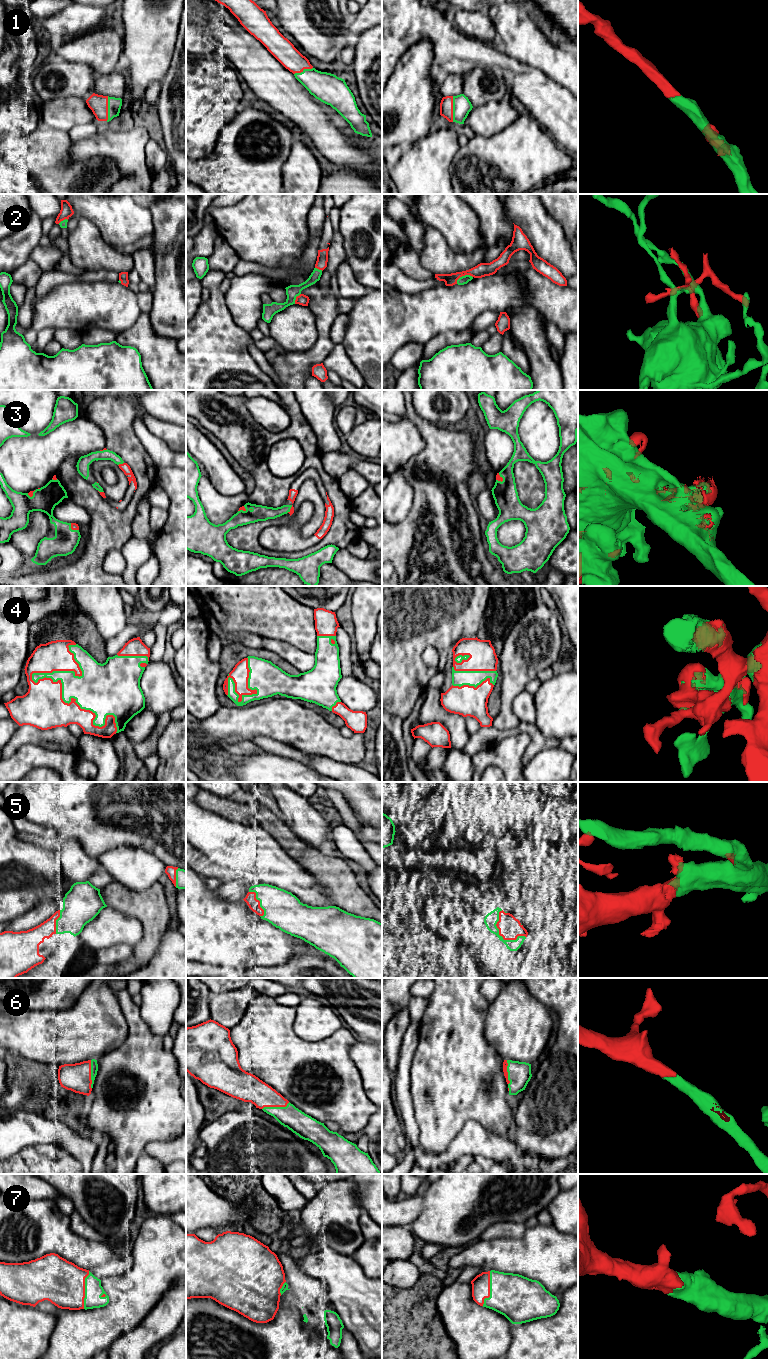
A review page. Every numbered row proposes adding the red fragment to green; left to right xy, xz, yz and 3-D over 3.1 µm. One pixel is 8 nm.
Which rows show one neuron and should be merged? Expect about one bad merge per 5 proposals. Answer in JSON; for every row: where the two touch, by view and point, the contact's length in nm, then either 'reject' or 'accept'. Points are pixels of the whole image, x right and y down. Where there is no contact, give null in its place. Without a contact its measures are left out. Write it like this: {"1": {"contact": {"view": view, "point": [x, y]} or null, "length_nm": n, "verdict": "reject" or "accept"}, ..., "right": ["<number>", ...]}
{"1": {"contact": {"view": "yz", "point": [453, 109]}, "length_nm": 200, "verdict": "accept"}, "2": {"contact": {"view": "yz", "point": [463, 276]}, "length_nm": 150, "verdict": "reject"}, "3": {"contact": {"view": "xy", "point": [120, 463]}, "length_nm": 50, "verdict": "accept"}, "4": {"contact": {"view": "xy", "point": [76, 702]}, "length_nm": 850, "verdict": "accept"}, "5": {"contact": {"view": "yz", "point": [499, 935]}, "length_nm": 300, "verdict": "accept"}, "6": {"contact": {"view": "xy", "point": [91, 1074]}, "length_nm": 240, "verdict": "accept"}, "7": {"contact": {"view": "xy", "point": [85, 1290]}, "length_nm": 300, "verdict": "accept"}, "right": ["1", "3", "4", "5", "6", "7"]}

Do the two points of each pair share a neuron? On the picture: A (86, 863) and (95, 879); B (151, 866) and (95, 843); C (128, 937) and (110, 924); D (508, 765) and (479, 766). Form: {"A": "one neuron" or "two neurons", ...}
{"A": "two neurons", "B": "two neurons", "C": "one neuron", "D": "one neuron"}

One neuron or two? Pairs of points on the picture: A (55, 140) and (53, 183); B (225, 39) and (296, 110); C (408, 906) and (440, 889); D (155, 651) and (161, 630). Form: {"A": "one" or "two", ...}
{"A": "one", "B": "one", "C": "one", "D": "one"}

